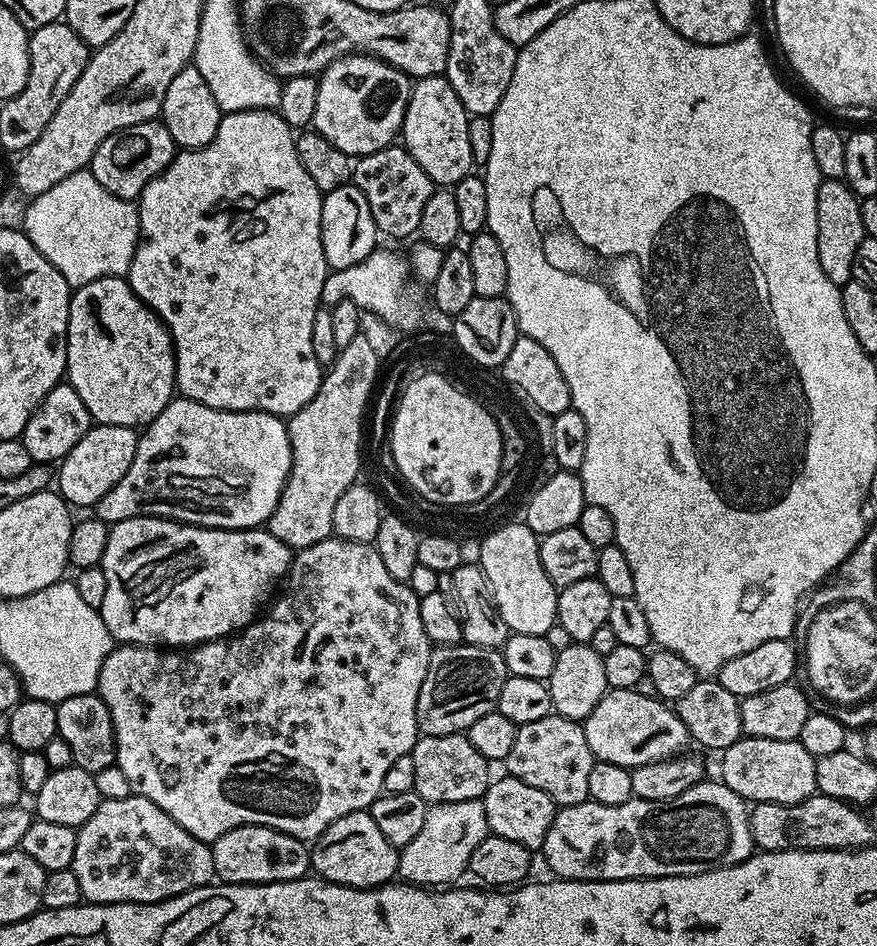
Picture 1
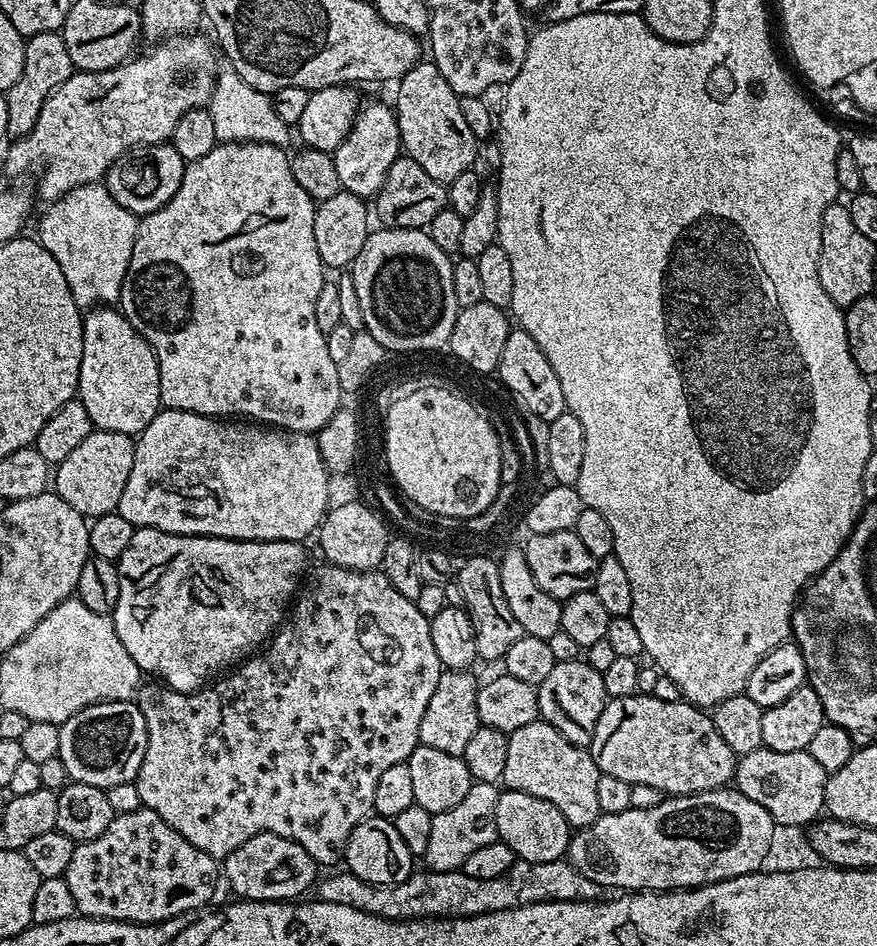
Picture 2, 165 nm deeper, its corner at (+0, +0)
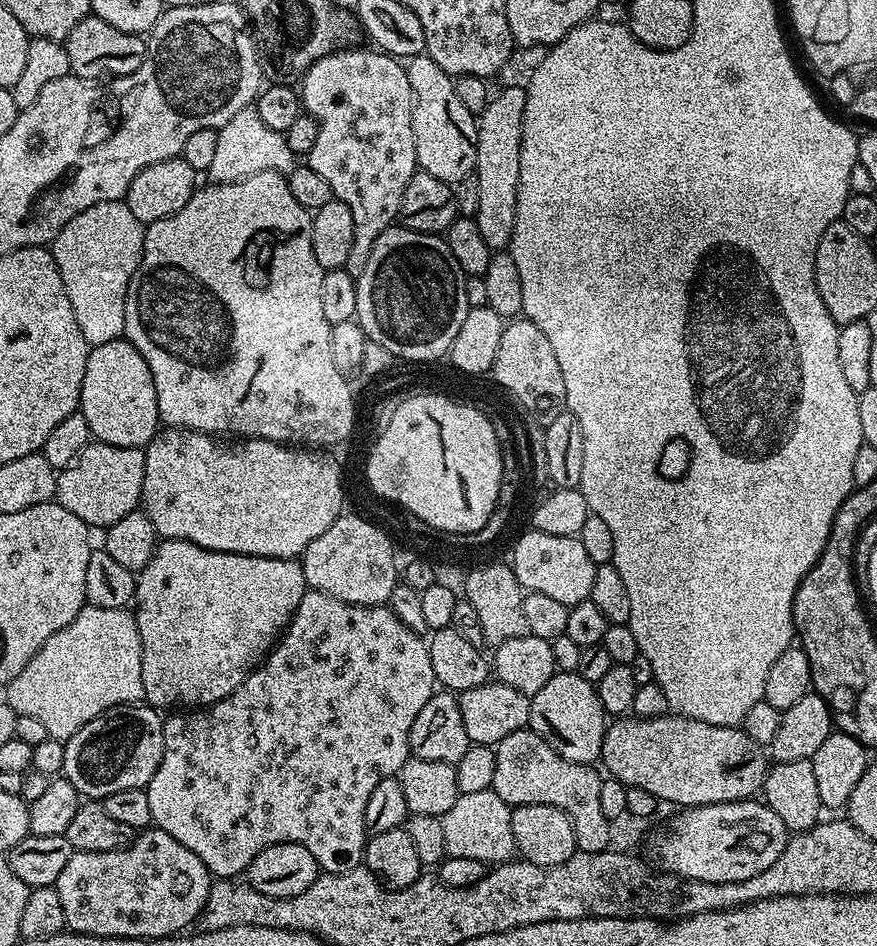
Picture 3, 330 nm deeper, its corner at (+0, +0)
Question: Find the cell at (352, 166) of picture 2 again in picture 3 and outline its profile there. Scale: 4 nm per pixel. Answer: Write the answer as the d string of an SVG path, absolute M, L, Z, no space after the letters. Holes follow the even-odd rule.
M345 46L318 58L318 62L314 62L299 77L298 91L303 111L316 121L314 146L308 151L306 164L307 167L314 169L317 174L322 174L322 178L326 178L326 182L330 182L330 190L335 199L341 200L346 206L350 206L350 218L354 218L354 242L350 242L350 254L346 254L346 262L343 267L351 276L359 278L362 270L366 270L366 262L370 258L370 250L374 250L374 242L378 242L380 235L397 223L402 206L402 194L406 194L406 182L410 182L410 178L418 171L418 165L416 162L416 147L414 146L414 126L412 125L412 87L410 86L407 67L397 57L390 56L387 52L373 50L371 47L368 47L369 49L356 47Z

